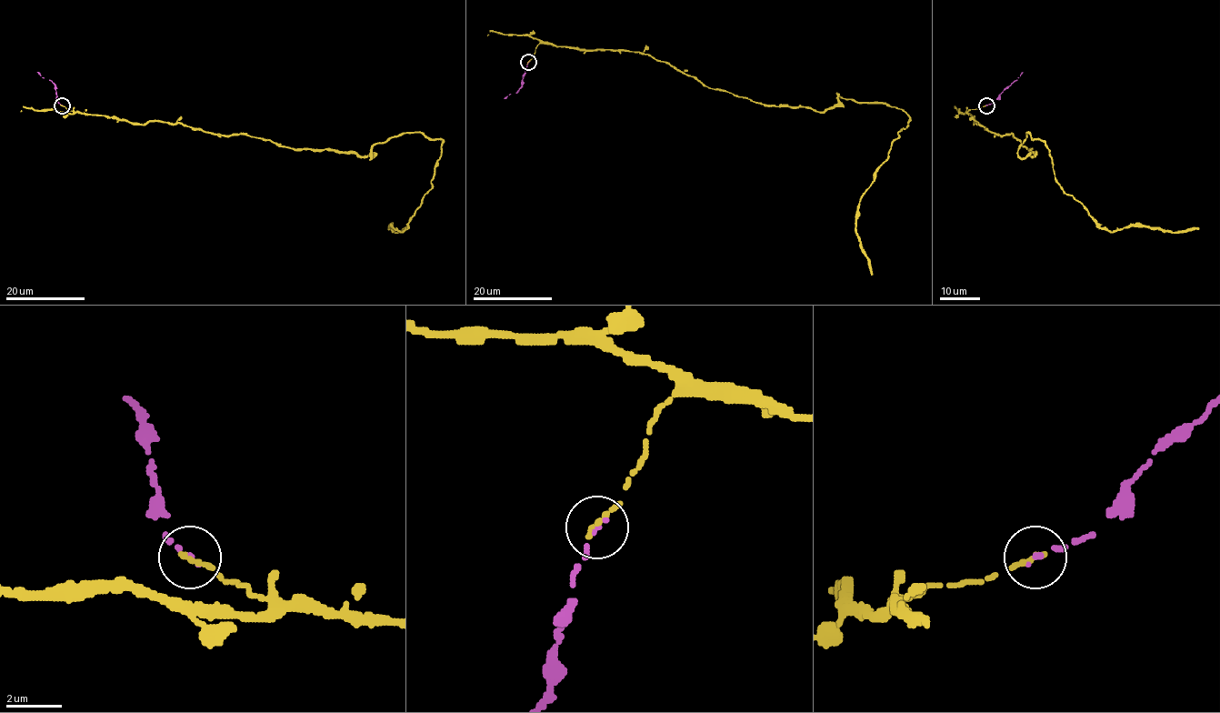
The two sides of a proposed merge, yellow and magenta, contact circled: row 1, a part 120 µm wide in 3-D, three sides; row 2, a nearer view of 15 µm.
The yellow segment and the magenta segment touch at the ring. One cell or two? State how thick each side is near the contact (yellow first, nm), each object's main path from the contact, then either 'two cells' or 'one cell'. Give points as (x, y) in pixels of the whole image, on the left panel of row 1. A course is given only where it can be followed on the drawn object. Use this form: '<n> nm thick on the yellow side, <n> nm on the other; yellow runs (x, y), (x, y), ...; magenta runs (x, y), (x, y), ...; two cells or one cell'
240 nm thick on the yellow side, 160 nm on the other; yellow runs (62, 105), (371, 158), (376, 143), (404, 133), (441, 139), (432, 188), (407, 227), (389, 227), (404, 227); magenta runs (62, 105), (57, 101), (54, 85), (36, 72); one cell

